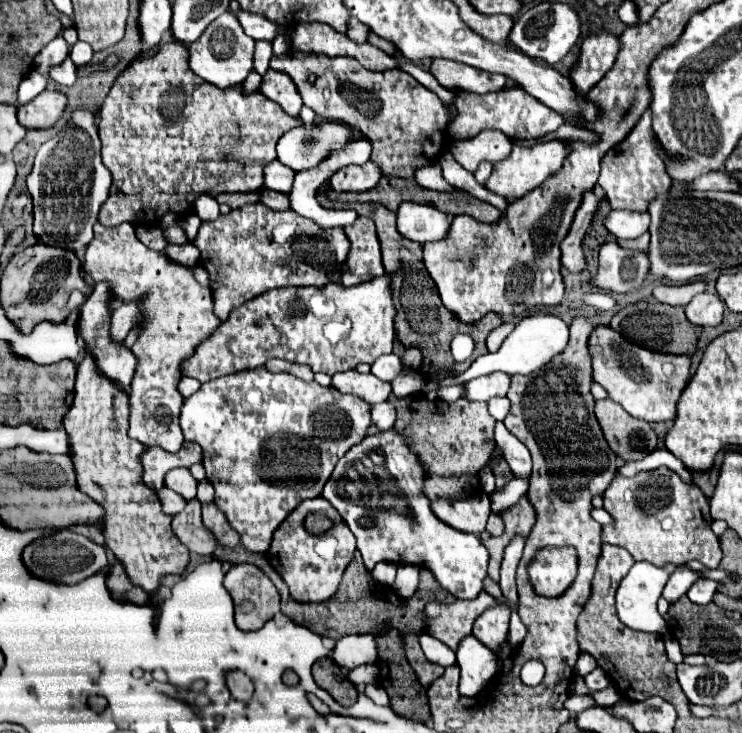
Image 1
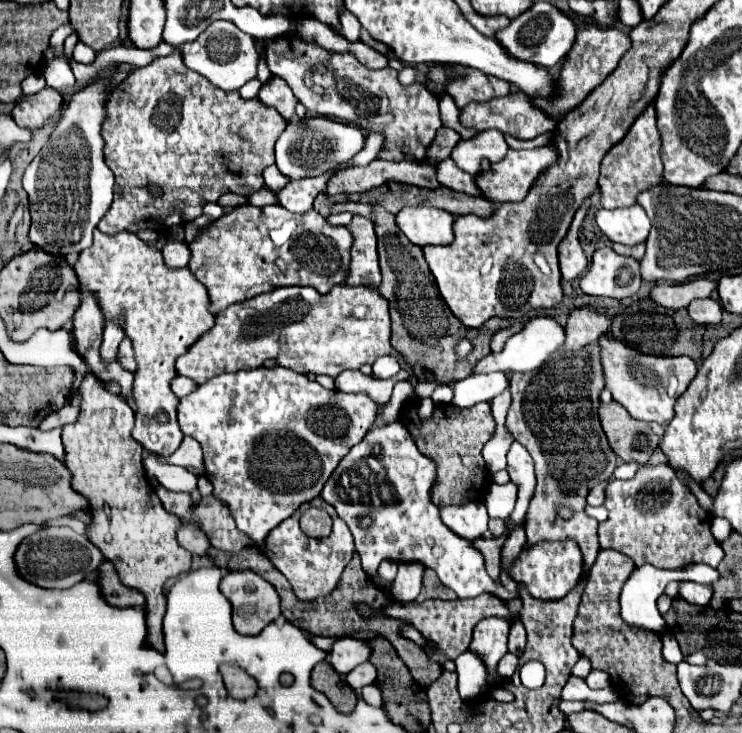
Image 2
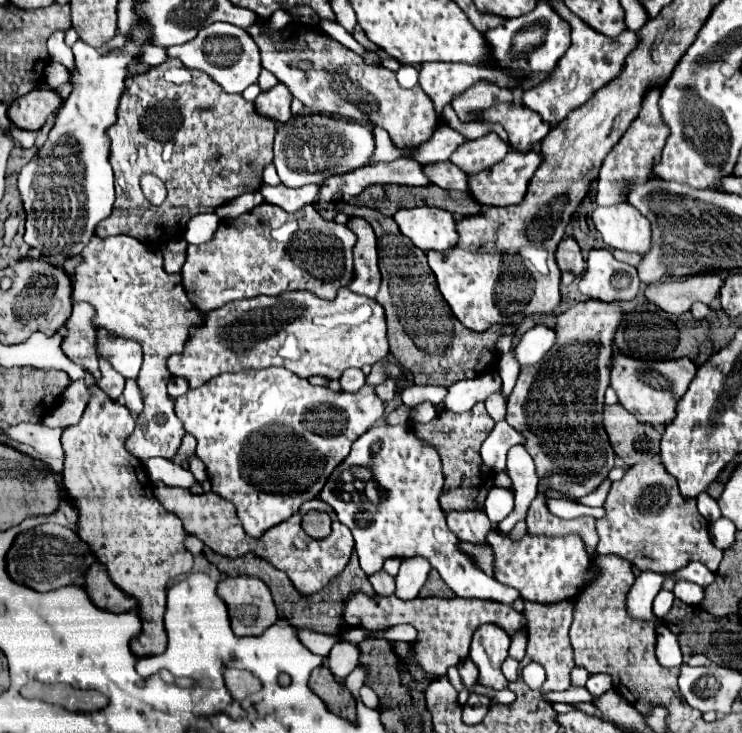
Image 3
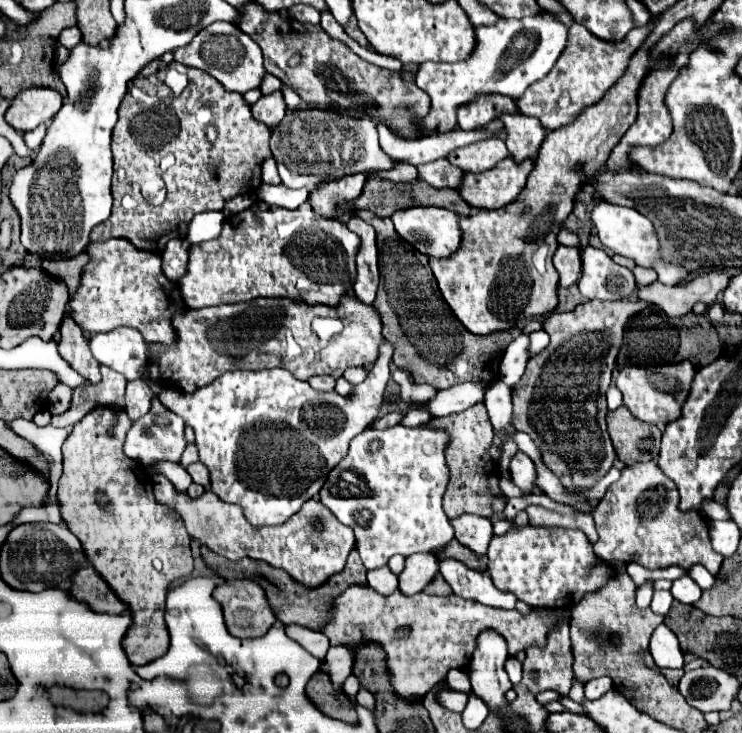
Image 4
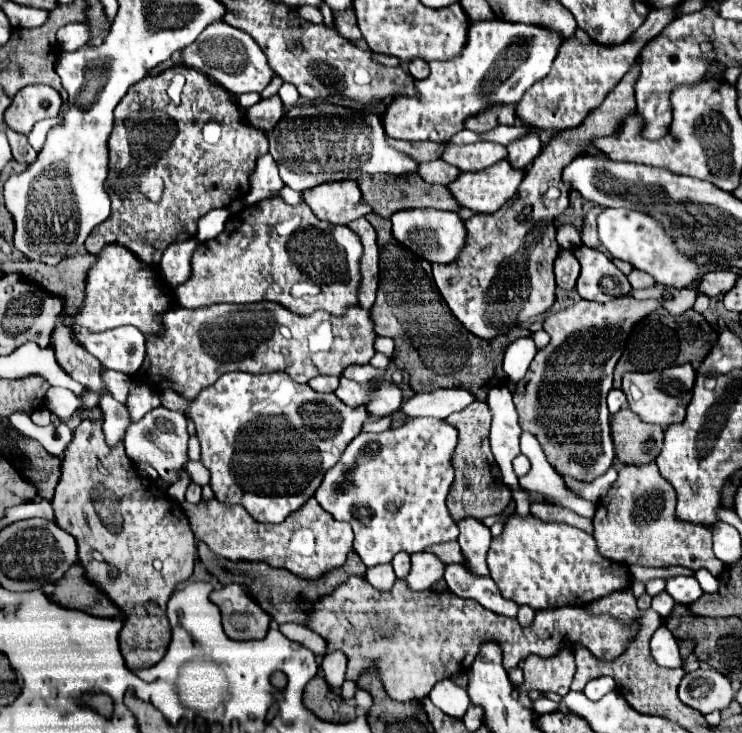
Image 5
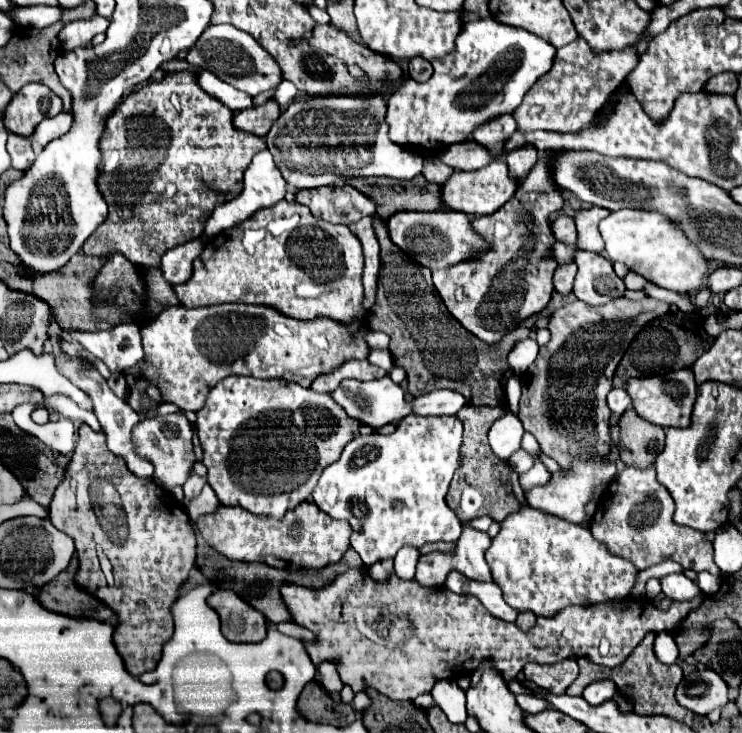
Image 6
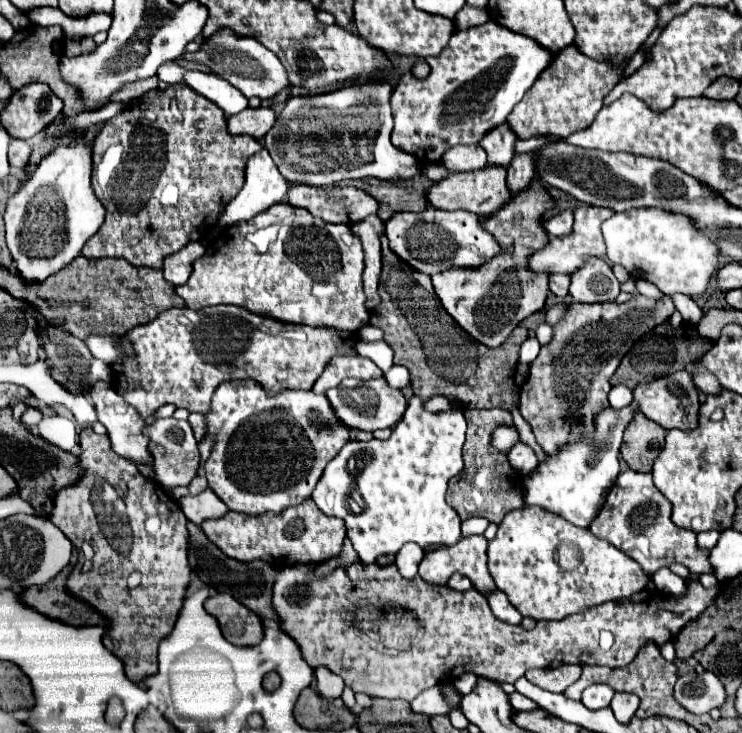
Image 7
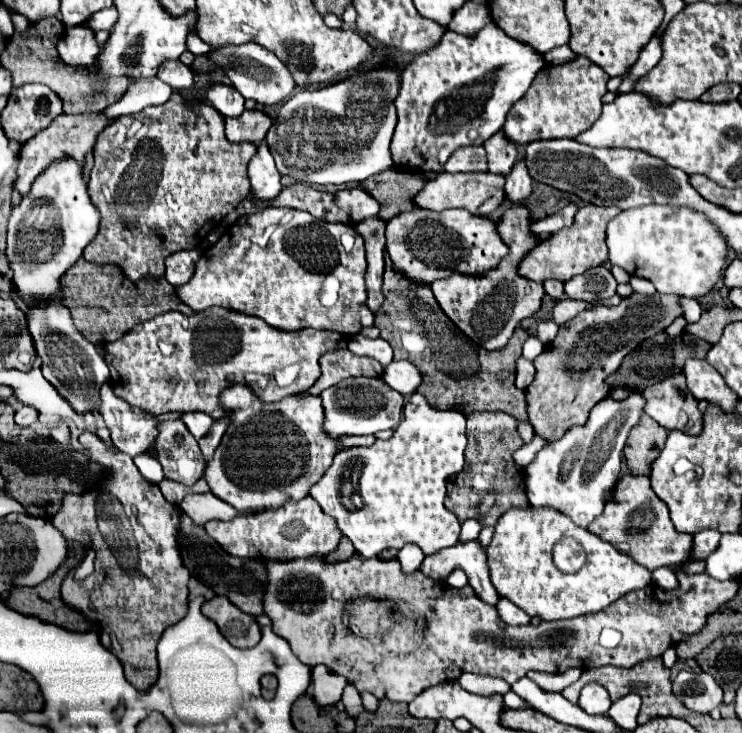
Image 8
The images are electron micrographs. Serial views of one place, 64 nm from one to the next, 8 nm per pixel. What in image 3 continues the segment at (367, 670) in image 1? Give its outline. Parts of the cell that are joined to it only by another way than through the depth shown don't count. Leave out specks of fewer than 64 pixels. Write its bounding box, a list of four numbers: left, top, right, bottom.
[344,666,366,698]

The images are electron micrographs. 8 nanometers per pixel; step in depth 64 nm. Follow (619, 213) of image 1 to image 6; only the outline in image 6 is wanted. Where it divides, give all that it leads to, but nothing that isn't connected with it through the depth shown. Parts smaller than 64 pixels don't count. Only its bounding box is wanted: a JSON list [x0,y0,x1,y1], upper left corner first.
[600,208,708,294]

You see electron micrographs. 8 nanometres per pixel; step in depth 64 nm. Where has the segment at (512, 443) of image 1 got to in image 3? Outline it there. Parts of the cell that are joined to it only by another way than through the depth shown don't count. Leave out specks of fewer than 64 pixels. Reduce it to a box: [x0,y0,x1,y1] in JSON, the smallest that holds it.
[498,444,538,534]

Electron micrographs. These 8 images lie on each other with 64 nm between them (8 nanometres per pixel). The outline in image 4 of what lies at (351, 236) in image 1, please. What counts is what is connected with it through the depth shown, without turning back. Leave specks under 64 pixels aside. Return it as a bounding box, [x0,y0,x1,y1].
[346,216,380,304]

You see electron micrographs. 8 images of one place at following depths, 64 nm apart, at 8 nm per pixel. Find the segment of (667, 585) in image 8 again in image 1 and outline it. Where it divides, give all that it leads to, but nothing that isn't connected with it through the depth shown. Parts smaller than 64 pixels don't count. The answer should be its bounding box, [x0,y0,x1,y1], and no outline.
[688,580,718,604]

